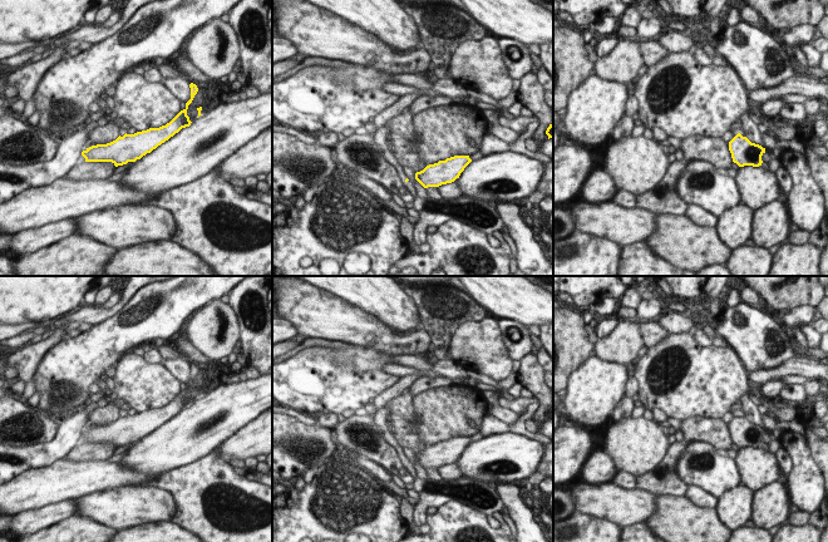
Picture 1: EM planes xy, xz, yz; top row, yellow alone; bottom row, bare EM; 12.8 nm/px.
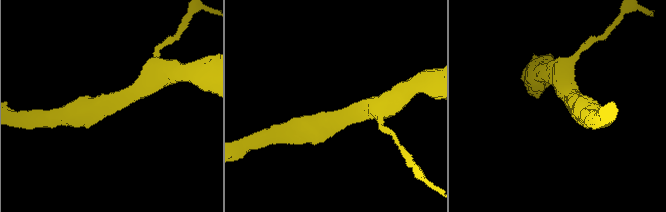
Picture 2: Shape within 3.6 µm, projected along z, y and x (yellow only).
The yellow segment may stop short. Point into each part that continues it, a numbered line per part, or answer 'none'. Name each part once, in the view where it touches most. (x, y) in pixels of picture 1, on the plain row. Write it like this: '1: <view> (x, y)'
none

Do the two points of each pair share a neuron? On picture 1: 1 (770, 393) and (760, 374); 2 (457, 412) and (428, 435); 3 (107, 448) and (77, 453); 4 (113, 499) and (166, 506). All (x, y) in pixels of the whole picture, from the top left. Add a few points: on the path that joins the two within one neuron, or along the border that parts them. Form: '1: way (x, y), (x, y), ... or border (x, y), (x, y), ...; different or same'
1: border (775, 378), (764, 384); different
2: way (449, 414), (435, 428); same
3: way (99, 452), (84, 453); same
4: way (126, 506), (153, 506); same

